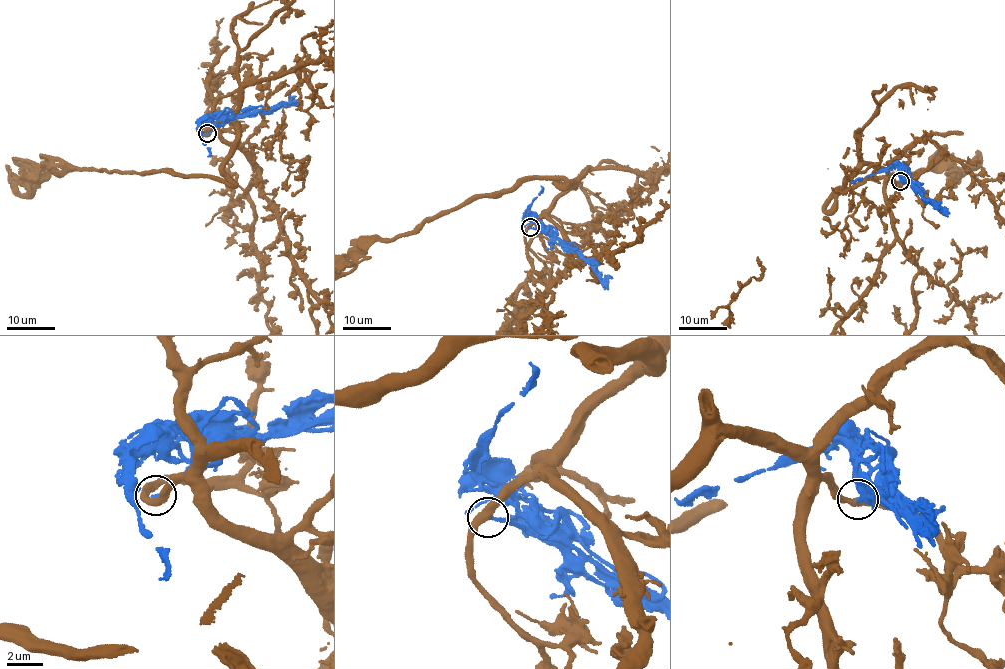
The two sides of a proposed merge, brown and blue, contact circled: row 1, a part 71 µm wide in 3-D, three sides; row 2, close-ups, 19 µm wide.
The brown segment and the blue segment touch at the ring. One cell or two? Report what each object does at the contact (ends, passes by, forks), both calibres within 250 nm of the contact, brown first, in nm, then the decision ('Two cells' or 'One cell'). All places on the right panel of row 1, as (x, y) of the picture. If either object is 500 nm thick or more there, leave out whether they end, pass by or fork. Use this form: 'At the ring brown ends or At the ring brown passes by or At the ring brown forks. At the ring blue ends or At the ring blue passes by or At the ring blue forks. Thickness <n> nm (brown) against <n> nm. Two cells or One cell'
At the ring brown passes by. At the ring blue ends. Thickness 400 nm (brown) against 180 nm. Two cells

